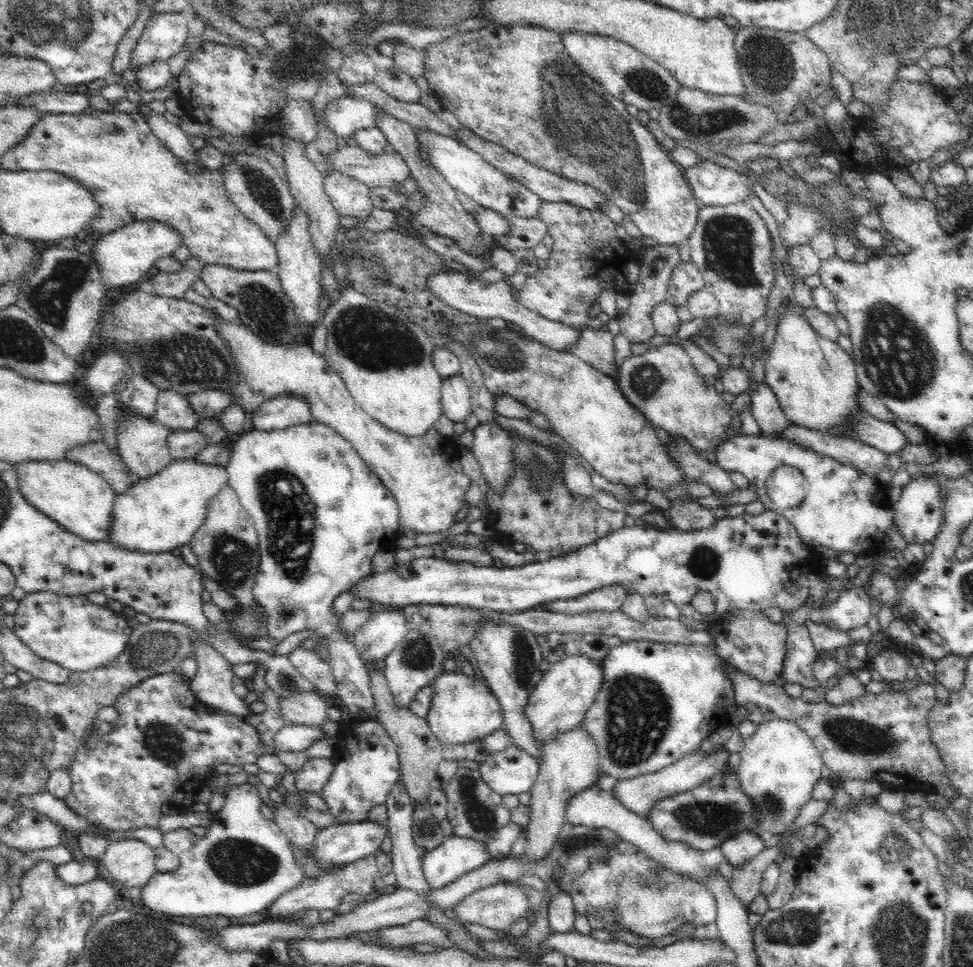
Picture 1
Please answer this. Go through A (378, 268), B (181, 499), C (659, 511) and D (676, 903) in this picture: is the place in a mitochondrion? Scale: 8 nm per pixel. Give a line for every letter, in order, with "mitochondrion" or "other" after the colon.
A: mitochondrion
B: other
C: other
D: mitochondrion

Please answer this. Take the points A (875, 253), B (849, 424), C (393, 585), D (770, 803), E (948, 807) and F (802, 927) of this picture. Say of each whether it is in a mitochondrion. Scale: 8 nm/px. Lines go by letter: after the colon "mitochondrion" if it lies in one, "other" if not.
A: other
B: other
C: other
D: mitochondrion
E: other
F: mitochondrion

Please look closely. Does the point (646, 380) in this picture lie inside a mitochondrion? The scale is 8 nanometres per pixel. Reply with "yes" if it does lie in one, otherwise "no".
yes

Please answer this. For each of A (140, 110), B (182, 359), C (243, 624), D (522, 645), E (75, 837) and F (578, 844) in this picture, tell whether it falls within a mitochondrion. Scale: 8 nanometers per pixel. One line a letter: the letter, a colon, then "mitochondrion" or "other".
A: other
B: mitochondrion
C: mitochondrion
D: mitochondrion
E: other
F: mitochondrion

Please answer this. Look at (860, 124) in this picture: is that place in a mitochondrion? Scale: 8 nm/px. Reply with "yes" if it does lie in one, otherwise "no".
no

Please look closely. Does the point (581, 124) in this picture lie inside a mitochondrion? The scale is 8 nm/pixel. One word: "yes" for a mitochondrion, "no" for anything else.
yes

